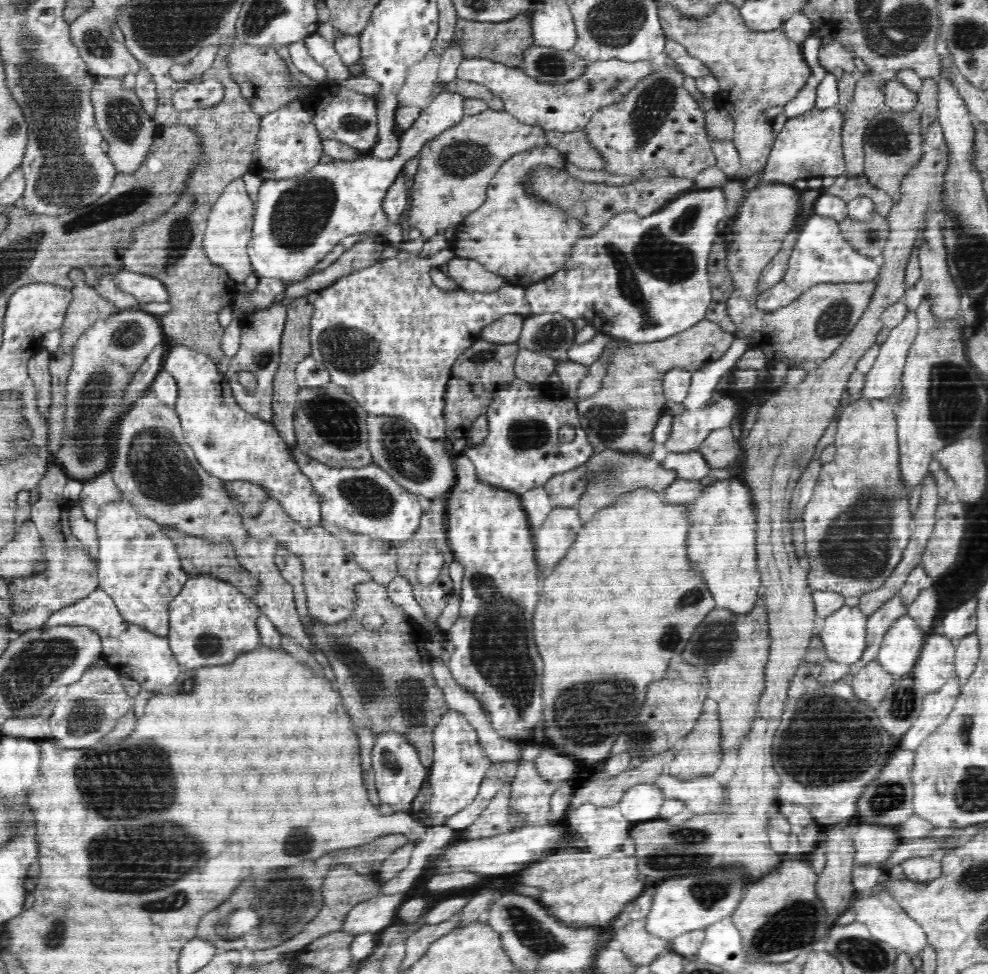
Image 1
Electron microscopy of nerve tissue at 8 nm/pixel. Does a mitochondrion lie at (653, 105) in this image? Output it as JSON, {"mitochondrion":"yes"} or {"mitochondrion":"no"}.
{"mitochondrion":"yes"}

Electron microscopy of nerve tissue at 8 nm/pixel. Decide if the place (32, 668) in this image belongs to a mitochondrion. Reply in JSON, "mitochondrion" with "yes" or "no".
{"mitochondrion":"yes"}

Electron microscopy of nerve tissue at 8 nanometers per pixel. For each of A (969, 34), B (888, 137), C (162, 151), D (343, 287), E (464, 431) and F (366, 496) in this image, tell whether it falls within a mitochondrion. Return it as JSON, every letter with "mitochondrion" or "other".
{"A":"mitochondrion","B":"mitochondrion","C":"other","D":"other","E":"other","F":"mitochondrion"}

